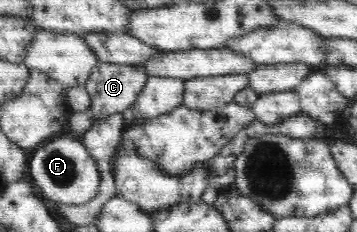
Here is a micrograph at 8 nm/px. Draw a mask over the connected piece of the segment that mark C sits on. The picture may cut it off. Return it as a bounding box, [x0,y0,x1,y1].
[84,62,148,122]

